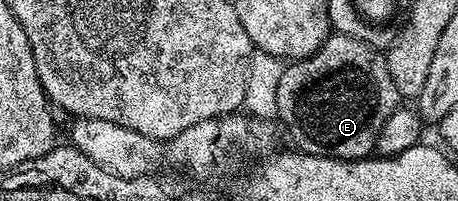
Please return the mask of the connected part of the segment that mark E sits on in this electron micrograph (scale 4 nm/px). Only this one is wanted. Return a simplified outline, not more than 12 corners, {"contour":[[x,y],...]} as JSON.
{"contour":[[332,32],[277,83],[298,152],[375,153],[401,105],[386,56]]}

